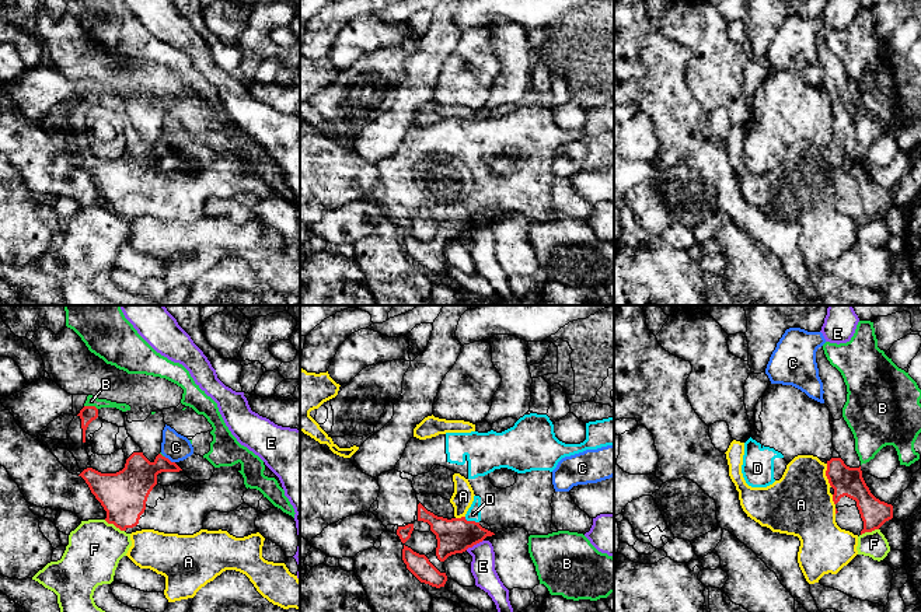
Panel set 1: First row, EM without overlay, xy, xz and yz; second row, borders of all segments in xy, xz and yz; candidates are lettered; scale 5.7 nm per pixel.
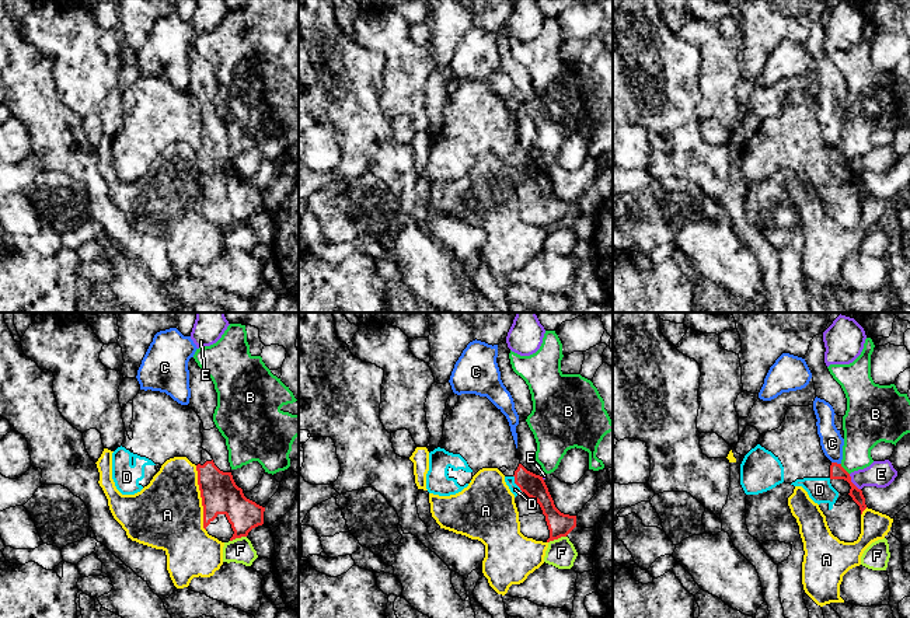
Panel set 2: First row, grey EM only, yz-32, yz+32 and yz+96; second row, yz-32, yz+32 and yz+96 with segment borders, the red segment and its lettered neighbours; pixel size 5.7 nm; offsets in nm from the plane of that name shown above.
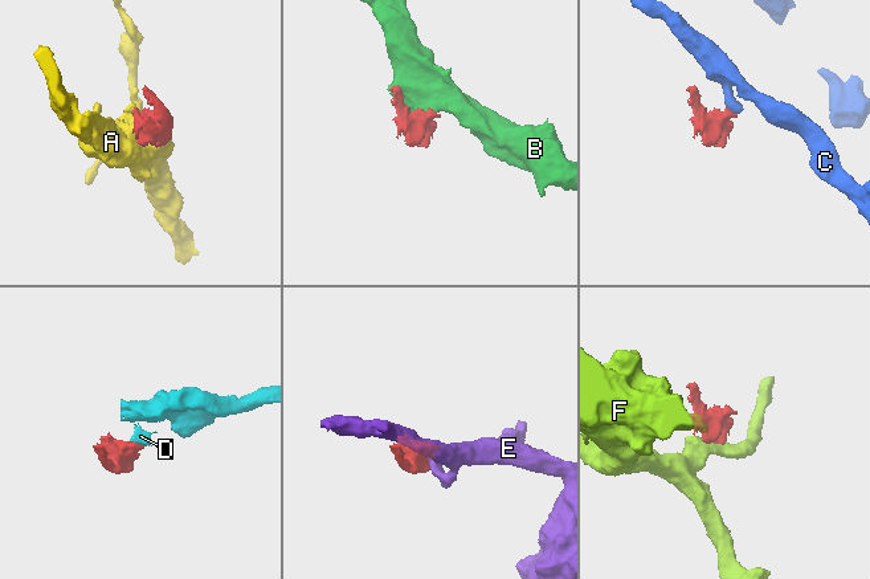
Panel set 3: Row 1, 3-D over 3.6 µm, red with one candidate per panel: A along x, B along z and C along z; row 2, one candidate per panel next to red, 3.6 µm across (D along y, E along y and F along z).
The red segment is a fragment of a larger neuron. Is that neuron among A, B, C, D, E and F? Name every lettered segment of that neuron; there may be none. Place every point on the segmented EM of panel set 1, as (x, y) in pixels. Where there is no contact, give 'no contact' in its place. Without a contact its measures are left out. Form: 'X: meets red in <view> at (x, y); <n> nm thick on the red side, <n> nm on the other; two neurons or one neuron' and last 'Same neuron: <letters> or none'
A: meets red in yz at (826, 475); 170 nm thick on the red side, 360 nm on the other; two neurons
B: meets red in xy at (91, 406); 90 nm thick on the red side, 60 nm on the other; two neurons
C: meets red in xy at (168, 460); 220 nm thick on the red side, 160 nm on the other; two neurons
D: meets red in xz at (471, 521); 200 nm thick on the red side, 80 nm on the other; one neuron
E: meets red in xz at (474, 544); 200 nm thick on the red side, 140 nm on the other; two neurons
F: meets red in xy at (114, 524); 260 nm thick on the red side, 320 nm on the other; two neurons
Same neuron: D

